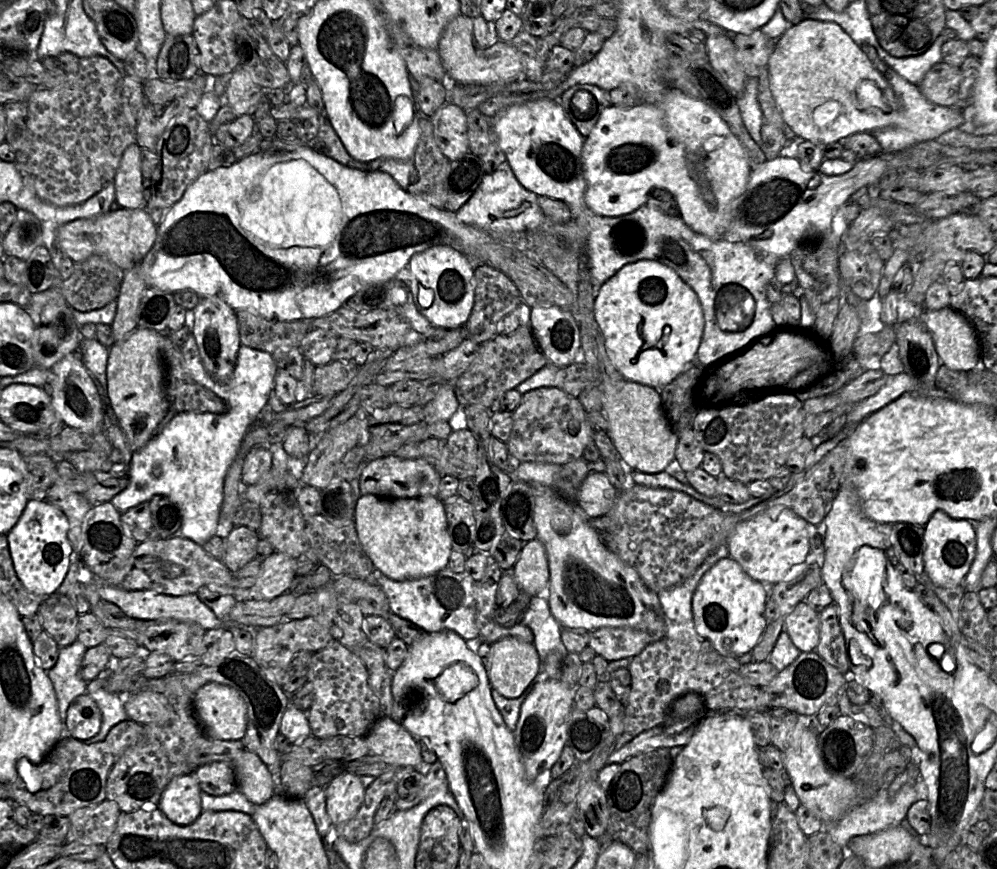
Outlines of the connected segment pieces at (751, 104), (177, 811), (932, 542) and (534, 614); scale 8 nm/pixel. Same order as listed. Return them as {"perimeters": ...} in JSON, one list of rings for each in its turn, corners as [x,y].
{"perimeters":[[[[748,78],[746,80],[743,93],[737,99],[737,105],[747,131],[757,145],[761,147],[761,127],[765,120],[758,102],[757,78]]],[[[194,774],[180,775],[166,786],[158,806],[173,823],[187,826],[203,812],[201,796]]],[[[936,510],[924,526],[924,570],[929,580],[942,587],[962,585],[976,553],[974,525],[967,519],[955,519]]],[[[540,596],[531,598],[521,622],[528,626],[534,633],[534,645],[538,650],[541,660],[541,670],[551,651],[558,651],[564,657],[569,653],[562,641],[562,626],[553,616],[549,600]]]]}

